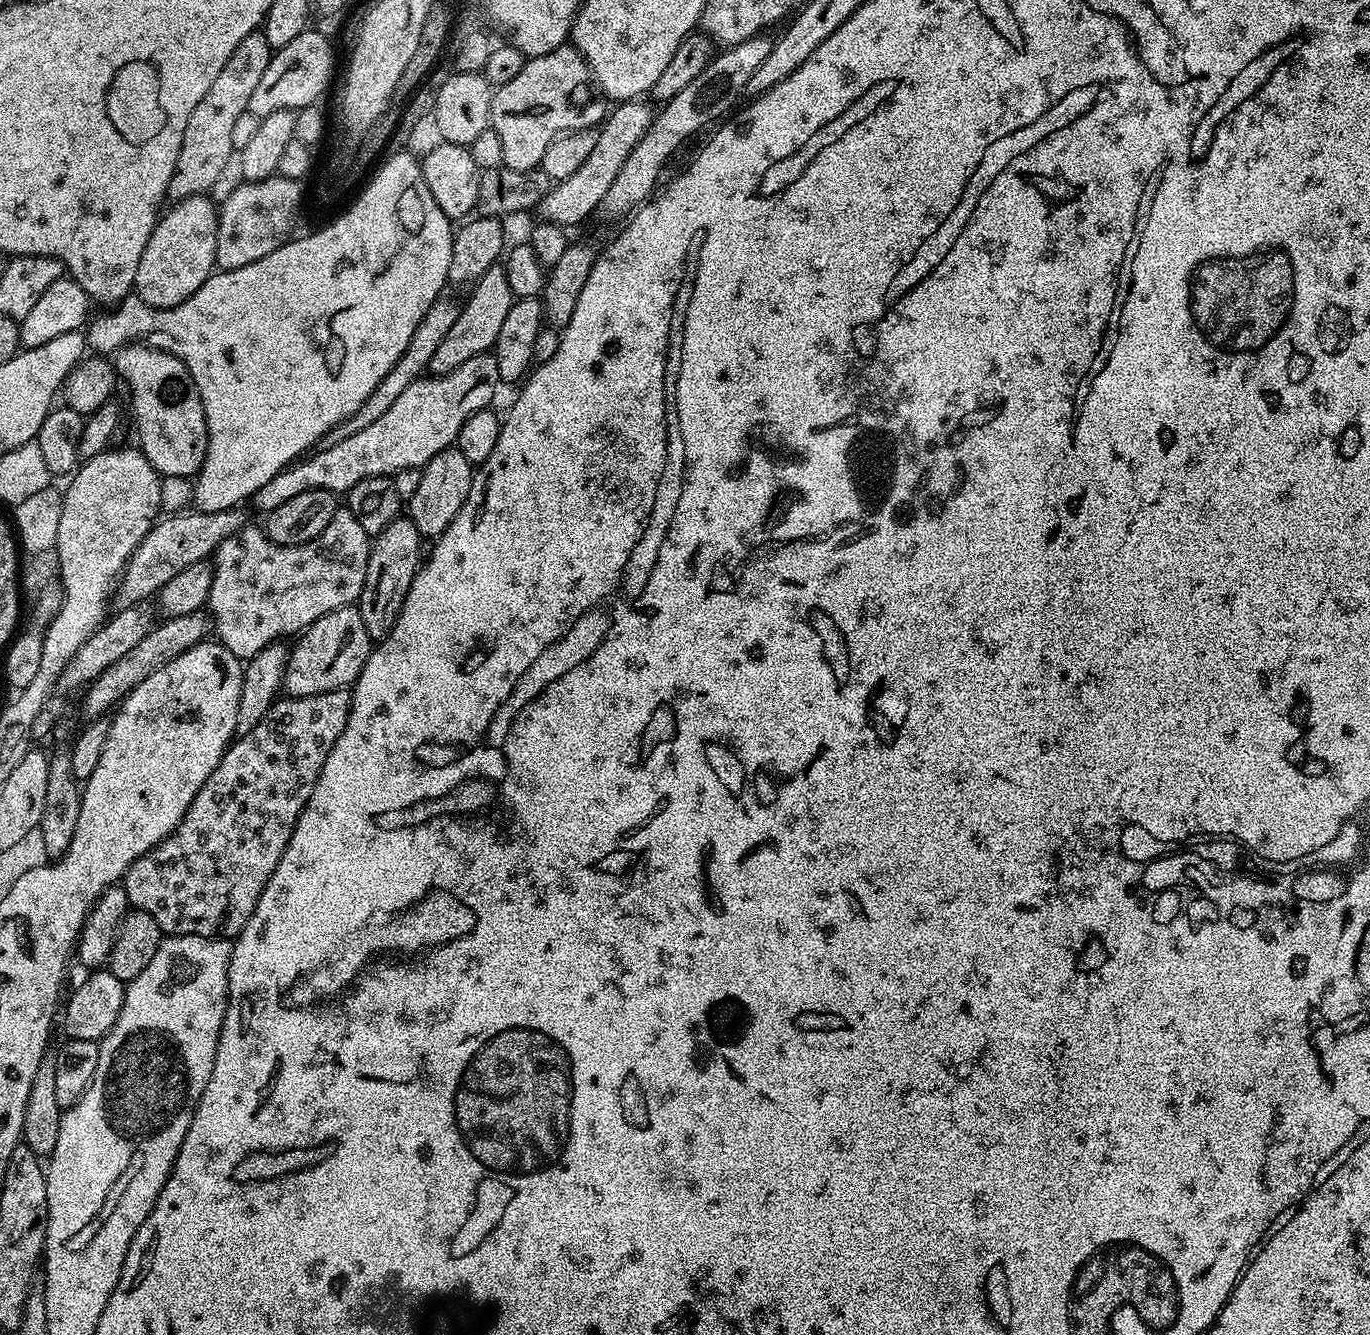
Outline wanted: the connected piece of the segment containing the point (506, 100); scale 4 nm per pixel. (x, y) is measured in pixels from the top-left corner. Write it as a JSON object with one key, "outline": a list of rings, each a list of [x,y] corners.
{"outline":[[[564,43],[561,48],[550,50],[550,54],[533,56],[525,59],[520,71],[506,86],[495,89],[490,106],[490,126],[498,130],[498,139],[502,141],[503,167],[510,170],[530,170],[540,167],[542,154],[546,154],[546,146],[554,142],[561,132],[573,132],[583,128],[596,128],[606,119],[606,97],[596,85],[588,63],[582,54],[571,43]]]}

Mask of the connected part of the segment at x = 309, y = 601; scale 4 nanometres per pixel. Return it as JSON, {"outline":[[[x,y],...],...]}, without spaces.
{"outline":[[[338,510],[334,514],[330,526],[326,526],[326,530],[322,530],[322,534],[318,534],[318,538],[314,538],[305,544],[295,544],[294,546],[282,546],[274,543],[268,537],[268,533],[260,526],[256,526],[256,528],[251,528],[251,526],[239,528],[237,532],[230,534],[230,538],[226,538],[226,542],[222,542],[217,546],[210,560],[212,581],[210,582],[210,596],[206,611],[212,621],[215,639],[219,643],[224,644],[226,650],[230,650],[230,654],[237,656],[241,662],[247,662],[251,660],[254,654],[258,654],[258,650],[277,643],[281,638],[288,638],[284,636],[293,635],[292,637],[295,637],[297,634],[303,633],[304,629],[309,628],[318,618],[322,618],[347,604],[355,605],[362,594],[362,582],[366,582],[366,562],[368,561],[369,547],[370,537],[366,534],[366,530],[362,530],[358,518],[354,518],[354,514],[350,514],[347,510]]]}

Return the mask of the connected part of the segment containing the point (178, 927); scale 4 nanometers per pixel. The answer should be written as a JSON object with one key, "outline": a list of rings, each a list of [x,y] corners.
{"outline":[[[342,688],[330,690],[326,694],[277,699],[276,703],[270,706],[270,710],[266,710],[262,722],[258,722],[258,726],[254,726],[254,730],[250,730],[250,734],[233,739],[232,743],[228,745],[228,749],[224,751],[220,764],[214,770],[214,774],[210,774],[210,778],[206,778],[202,790],[198,790],[194,802],[186,810],[180,825],[162,843],[157,844],[156,847],[149,850],[142,858],[138,858],[128,867],[122,886],[128,895],[129,905],[135,911],[150,914],[154,918],[154,922],[158,922],[158,926],[164,936],[236,937],[246,926],[246,922],[250,922],[250,914],[254,914],[254,906],[258,906],[258,898],[262,894],[266,882],[270,882],[270,878],[274,874],[274,870],[278,866],[278,862],[294,834],[294,826],[298,822],[302,810],[308,805],[310,794],[314,794],[314,786],[318,782],[318,774],[322,770],[322,766],[326,762],[334,742],[338,742],[338,738],[346,726],[351,705],[351,691]]]}

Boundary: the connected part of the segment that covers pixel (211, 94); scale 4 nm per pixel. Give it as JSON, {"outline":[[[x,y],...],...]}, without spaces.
{"outline":[[[257,30],[246,38],[242,38],[242,43],[238,45],[238,50],[222,66],[222,71],[218,74],[218,79],[210,85],[210,90],[206,90],[202,102],[194,106],[194,114],[190,114],[190,122],[186,122],[186,134],[182,134],[182,150],[178,150],[178,162],[176,163],[176,173],[170,178],[167,199],[175,202],[184,200],[187,196],[202,196],[211,193],[211,188],[220,180],[220,175],[228,168],[228,163],[233,163],[234,149],[232,146],[232,135],[236,120],[244,112],[248,111],[248,103],[254,94],[254,89],[258,86],[262,73],[266,71],[266,66],[270,66],[270,58],[273,53],[272,47],[266,42],[263,31]]]}

